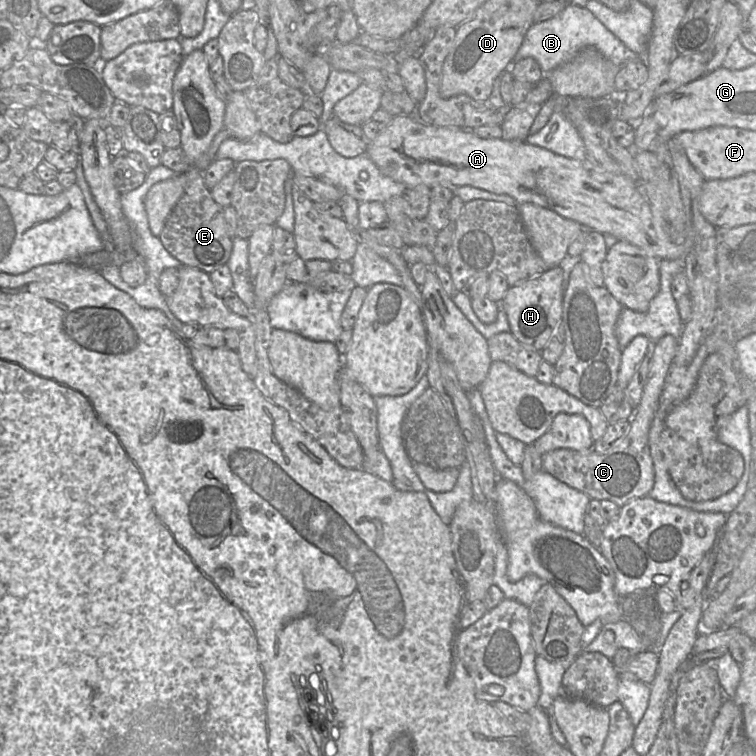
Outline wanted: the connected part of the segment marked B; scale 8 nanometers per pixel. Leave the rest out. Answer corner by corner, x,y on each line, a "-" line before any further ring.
568,3
566,7
551,19
535,22
528,30
524,41
513,62
524,58
534,59
547,77
555,68
571,60
585,47
595,47
603,56
616,64
628,59
637,59
618,37
583,5

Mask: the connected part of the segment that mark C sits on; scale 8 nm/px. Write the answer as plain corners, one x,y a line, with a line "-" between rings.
666,335
650,345
651,366
642,399
635,412
631,426
612,448
605,452
571,450
560,448
543,456
541,471
589,497
590,500
610,501
623,506
633,499
648,496
655,484
655,468
649,449
649,433
667,376
677,355
679,338

